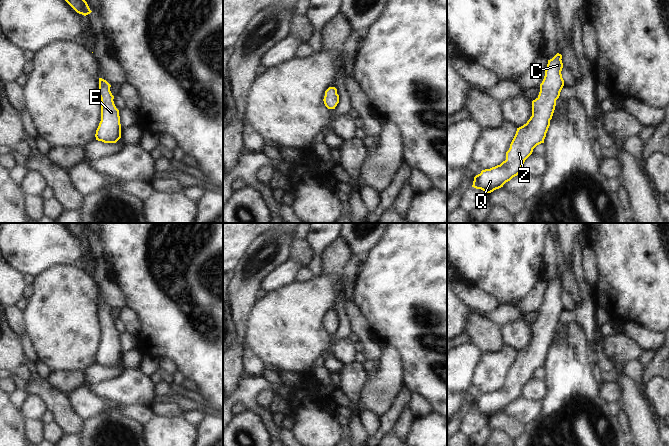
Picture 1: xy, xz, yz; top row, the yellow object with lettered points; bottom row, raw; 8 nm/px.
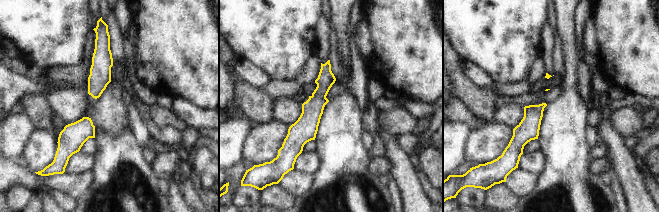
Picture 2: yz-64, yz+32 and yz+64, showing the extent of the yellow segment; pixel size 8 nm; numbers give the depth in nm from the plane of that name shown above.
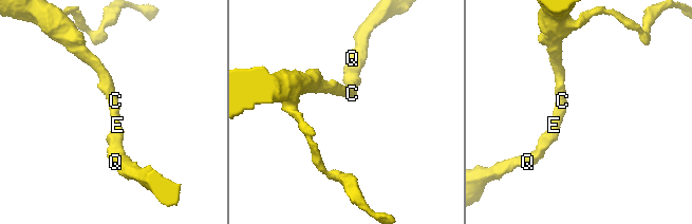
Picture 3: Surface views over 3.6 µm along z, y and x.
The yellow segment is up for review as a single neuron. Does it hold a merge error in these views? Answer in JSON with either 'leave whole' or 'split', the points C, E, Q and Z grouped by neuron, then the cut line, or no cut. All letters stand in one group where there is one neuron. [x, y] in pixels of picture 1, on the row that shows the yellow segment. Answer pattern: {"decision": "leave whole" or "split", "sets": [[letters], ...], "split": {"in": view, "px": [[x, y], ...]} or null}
{"decision": "leave whole", "sets": [["C", "E", "Q", "Z"]], "split": null}

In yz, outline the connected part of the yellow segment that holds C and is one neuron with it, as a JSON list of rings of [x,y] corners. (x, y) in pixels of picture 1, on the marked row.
[[[557,53],[548,60],[545,76],[540,84],[538,97],[532,101],[532,116],[526,124],[517,128],[516,134],[506,152],[506,160],[500,165],[482,170],[474,177],[472,187],[491,193],[522,173],[525,160],[532,154],[533,149],[544,143],[550,126],[556,100],[564,86],[562,78],[562,55]]]

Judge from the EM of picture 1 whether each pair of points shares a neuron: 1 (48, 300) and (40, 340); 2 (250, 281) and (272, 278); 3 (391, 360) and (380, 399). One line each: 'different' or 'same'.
1: same
2: different
3: same

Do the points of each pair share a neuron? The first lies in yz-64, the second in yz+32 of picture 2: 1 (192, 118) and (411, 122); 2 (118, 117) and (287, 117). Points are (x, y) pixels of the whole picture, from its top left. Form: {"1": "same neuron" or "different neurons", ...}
{"1": "different neurons", "2": "same neuron"}

